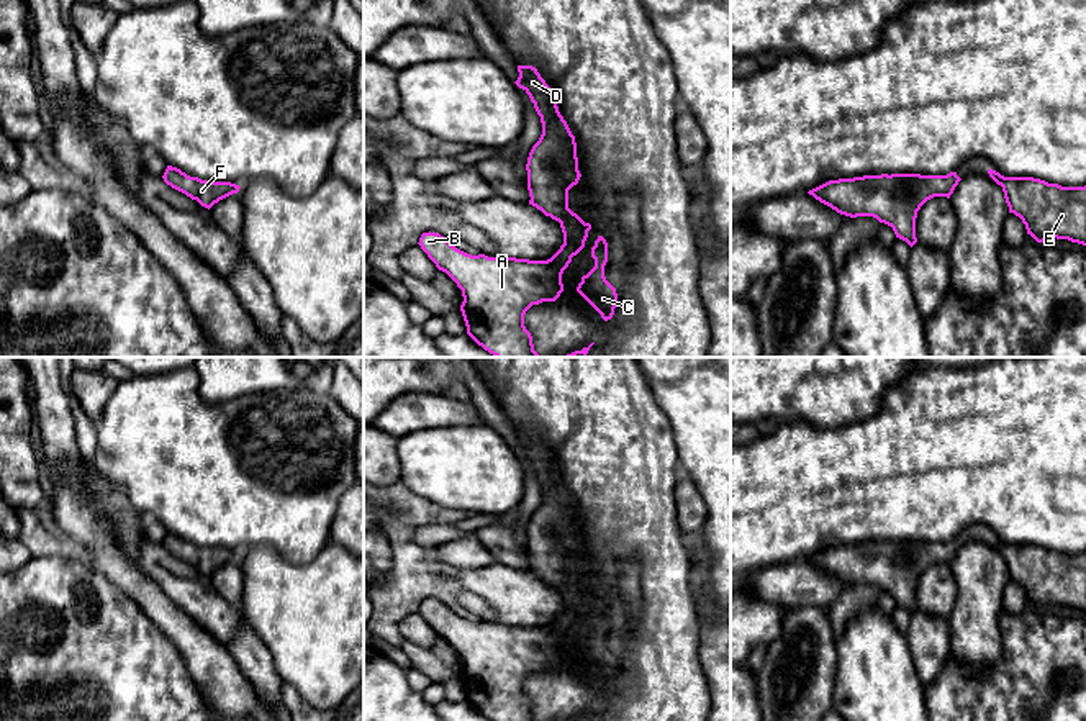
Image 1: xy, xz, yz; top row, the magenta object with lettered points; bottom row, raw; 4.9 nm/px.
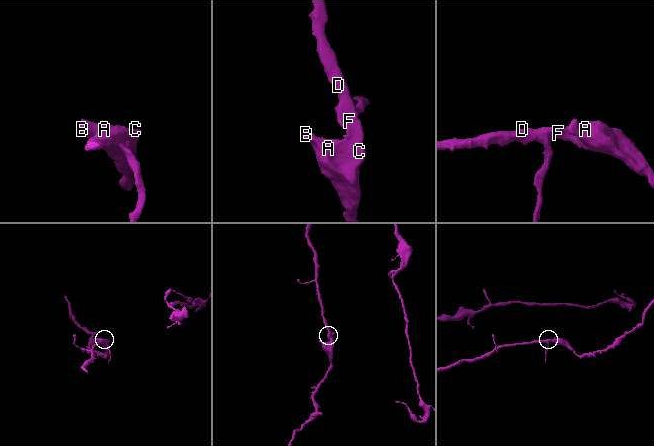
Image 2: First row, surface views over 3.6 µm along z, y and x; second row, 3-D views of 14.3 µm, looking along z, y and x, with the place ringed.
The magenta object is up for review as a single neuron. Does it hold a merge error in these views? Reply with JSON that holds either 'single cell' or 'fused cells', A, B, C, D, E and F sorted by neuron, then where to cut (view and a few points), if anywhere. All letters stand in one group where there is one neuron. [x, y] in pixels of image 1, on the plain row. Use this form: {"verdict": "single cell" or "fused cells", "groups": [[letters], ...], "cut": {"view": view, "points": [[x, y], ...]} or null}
{"verdict": "single cell", "groups": [["A", "B", "C", "D", "E", "F"]], "cut": null}

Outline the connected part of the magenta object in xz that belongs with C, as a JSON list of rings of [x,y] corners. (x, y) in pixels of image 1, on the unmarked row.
[[[598,603],[591,614],[595,634],[581,644],[577,659],[601,682],[604,688],[611,687],[618,672],[616,655],[604,644],[608,629],[608,610]]]

